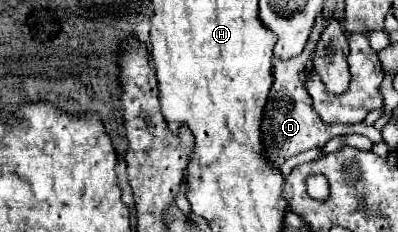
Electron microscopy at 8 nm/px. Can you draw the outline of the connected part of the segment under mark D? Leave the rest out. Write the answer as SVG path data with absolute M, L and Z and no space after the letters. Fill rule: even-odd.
M318 17L311 31L310 38L302 55L290 59L290 61L276 61L274 59L274 83L268 93L268 103L262 115L262 143L264 143L264 157L270 161L272 167L280 169L290 157L308 151L308 149L320 149L324 147L332 137L336 135L361 134L368 137L373 144L382 141L382 135L374 126L366 126L363 123L354 125L326 125L318 117L318 113L312 109L312 99L304 89L304 67L308 61L313 59L317 43L327 21Z

